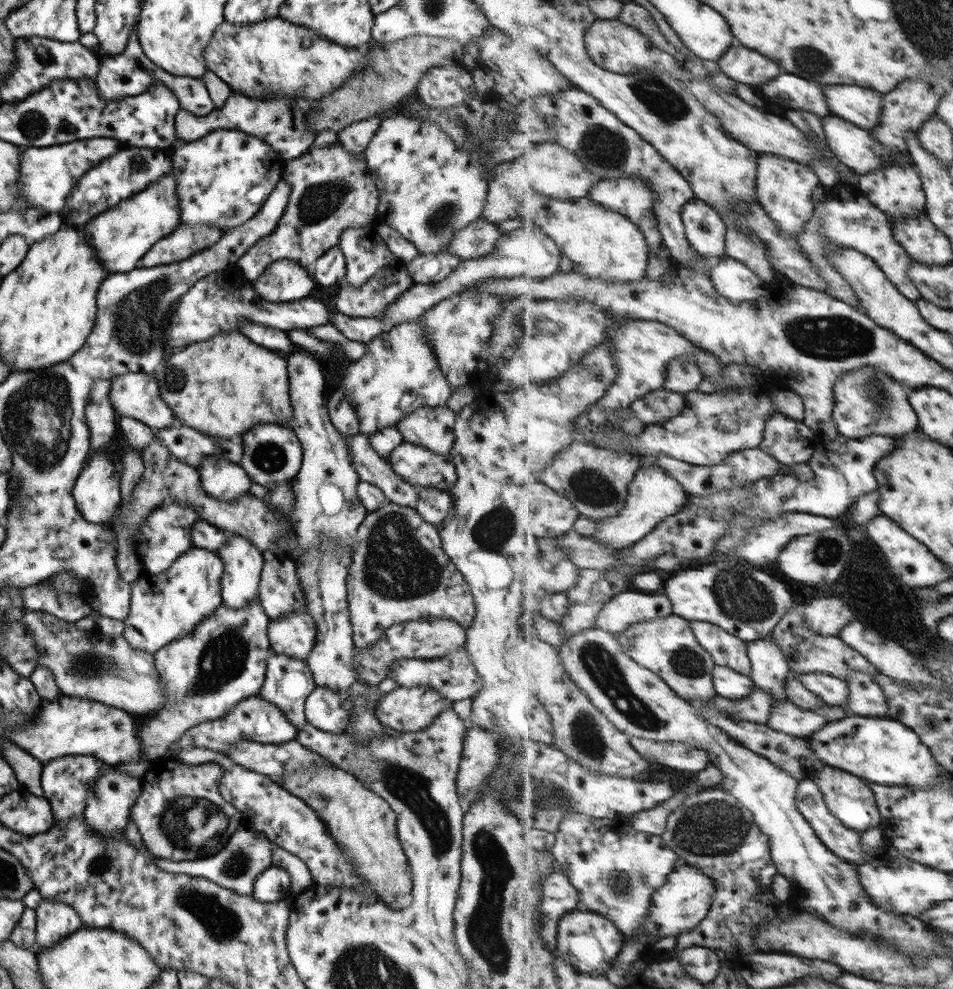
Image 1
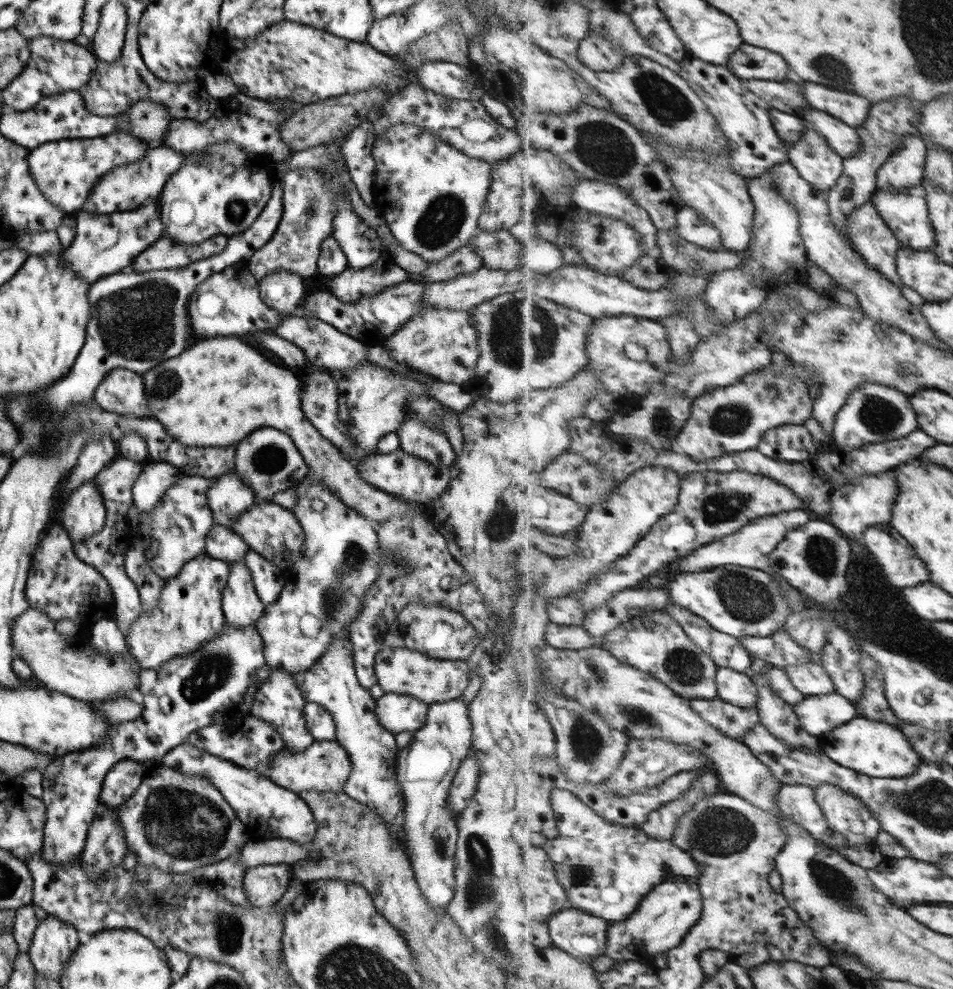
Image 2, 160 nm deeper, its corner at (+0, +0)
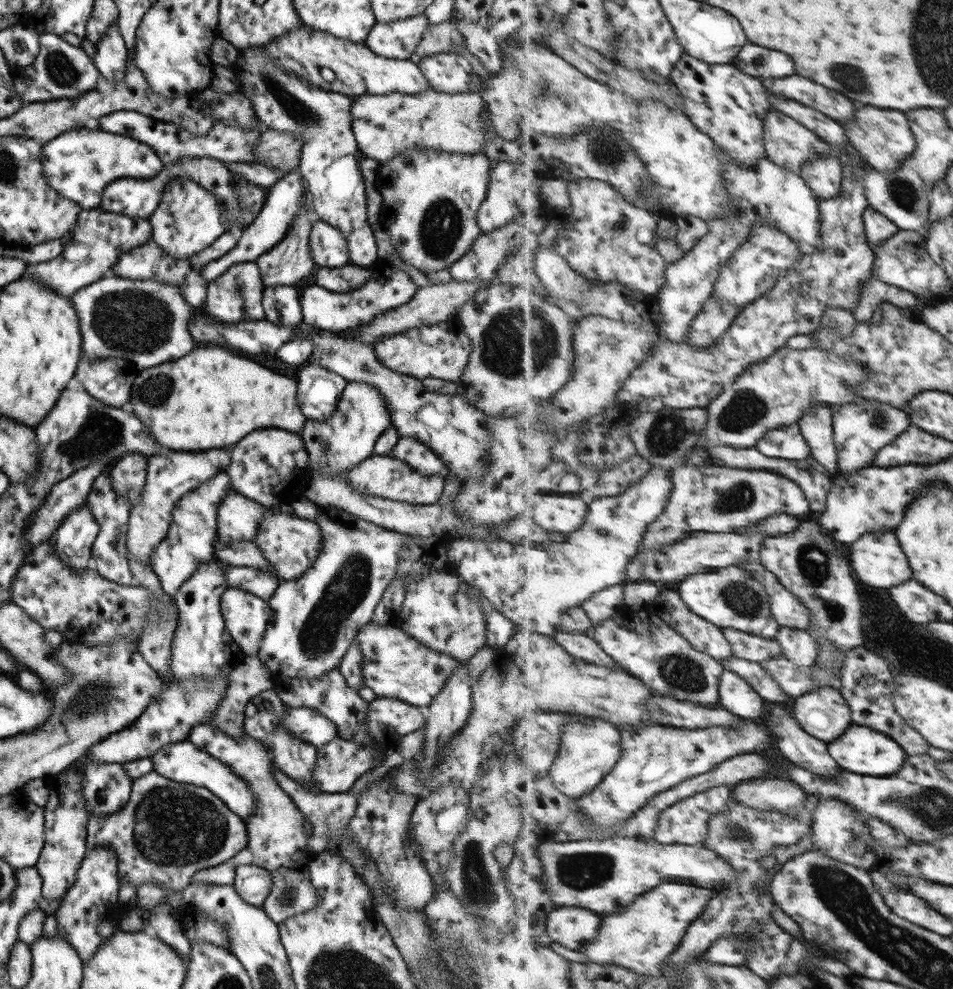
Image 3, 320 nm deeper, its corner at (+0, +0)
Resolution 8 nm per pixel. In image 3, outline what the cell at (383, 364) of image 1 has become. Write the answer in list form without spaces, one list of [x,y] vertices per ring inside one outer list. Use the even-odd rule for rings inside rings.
[[[346,382],[331,416],[321,422],[306,419],[299,434],[308,456],[305,481],[311,481],[314,474],[331,476],[351,470],[359,462],[369,458],[373,454],[377,437],[391,426],[385,403],[377,390],[369,384]]]

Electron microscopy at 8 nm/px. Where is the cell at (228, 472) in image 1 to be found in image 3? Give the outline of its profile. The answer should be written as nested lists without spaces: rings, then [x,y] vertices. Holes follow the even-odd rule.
[[[230,490],[217,507],[216,540],[223,544],[230,544],[236,540],[253,541],[265,509],[266,507],[261,506],[258,502],[249,500],[244,495]]]

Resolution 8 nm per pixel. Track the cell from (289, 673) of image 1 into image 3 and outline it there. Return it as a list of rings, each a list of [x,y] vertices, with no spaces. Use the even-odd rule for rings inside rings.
[[[273,688],[259,693],[258,696],[251,697],[244,706],[242,730],[247,736],[258,740],[267,749],[271,749],[273,764],[287,778],[300,784],[307,791],[319,792],[312,787],[312,768],[314,768],[315,750],[317,749],[312,745],[307,745],[307,742],[301,742],[298,738],[291,736],[280,726],[280,716],[285,707],[287,706],[279,700]]]

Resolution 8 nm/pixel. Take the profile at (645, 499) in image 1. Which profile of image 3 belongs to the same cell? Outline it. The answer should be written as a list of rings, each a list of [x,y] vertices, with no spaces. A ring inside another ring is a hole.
[[[656,466],[651,467],[651,469],[649,469],[646,475],[639,482],[634,484],[629,490],[626,490],[619,496],[589,498],[590,512],[587,515],[585,524],[582,528],[573,532],[573,534],[569,534],[567,537],[567,542],[557,544],[557,542],[549,542],[549,539],[547,539],[546,541],[541,541],[541,543],[534,542],[533,546],[523,546],[523,543],[515,546],[515,544],[507,544],[507,542],[499,540],[455,538],[449,539],[446,544],[447,560],[452,562],[455,566],[456,574],[460,576],[467,585],[475,588],[492,604],[495,611],[499,612],[499,614],[503,615],[505,619],[508,619],[511,623],[513,623],[513,625],[515,625],[515,631],[535,632],[554,638],[557,633],[562,631],[562,619],[563,616],[567,614],[567,611],[573,609],[574,606],[582,606],[585,601],[589,601],[590,598],[599,591],[625,583],[628,566],[630,566],[631,561],[634,560],[634,557],[640,552],[647,529],[649,529],[651,524],[657,521],[663,514],[663,511],[666,510],[666,506],[670,501],[672,490],[672,471],[667,470],[666,468],[657,468]]]

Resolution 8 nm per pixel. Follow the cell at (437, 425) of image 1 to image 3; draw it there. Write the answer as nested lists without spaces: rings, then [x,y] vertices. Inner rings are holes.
[[[399,435],[389,455],[424,476],[443,474],[445,470],[444,464],[430,448],[408,436]]]

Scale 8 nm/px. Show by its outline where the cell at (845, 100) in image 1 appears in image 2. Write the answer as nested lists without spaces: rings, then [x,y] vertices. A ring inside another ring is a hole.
[[[803,82],[801,90],[811,107],[832,114],[835,118],[856,128],[867,120],[873,104],[859,94],[831,90],[815,82]]]

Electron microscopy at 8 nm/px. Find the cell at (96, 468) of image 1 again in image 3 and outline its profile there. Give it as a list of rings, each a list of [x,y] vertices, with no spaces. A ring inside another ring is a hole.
[[[84,503],[67,513],[50,536],[51,550],[75,572],[87,568],[92,542],[98,531],[97,523],[87,508]]]

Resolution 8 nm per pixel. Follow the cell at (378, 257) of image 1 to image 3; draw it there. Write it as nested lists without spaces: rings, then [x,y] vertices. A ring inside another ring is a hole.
[[[257,45],[239,50],[232,69],[238,77],[240,92],[249,99],[265,129],[286,133],[303,143],[296,170],[305,182],[305,193],[311,198],[319,221],[340,230],[347,241],[349,264],[365,268],[377,265],[376,242],[366,221],[364,180],[357,166],[360,152],[350,127],[351,97],[321,90],[295,78],[278,67],[264,50],[265,47]]]

